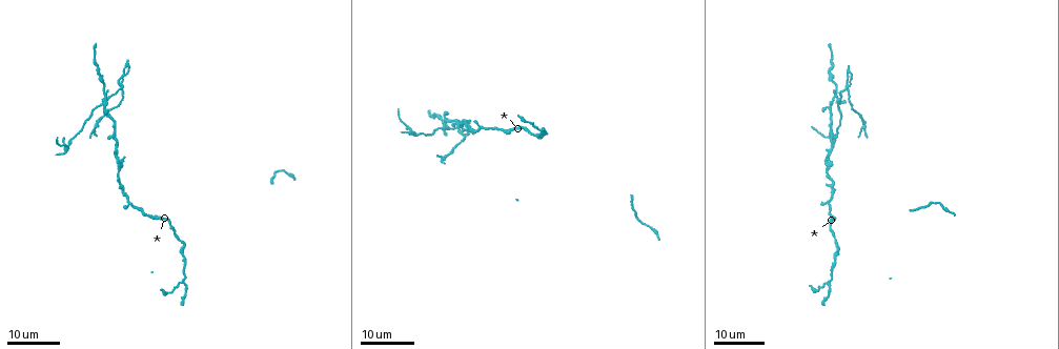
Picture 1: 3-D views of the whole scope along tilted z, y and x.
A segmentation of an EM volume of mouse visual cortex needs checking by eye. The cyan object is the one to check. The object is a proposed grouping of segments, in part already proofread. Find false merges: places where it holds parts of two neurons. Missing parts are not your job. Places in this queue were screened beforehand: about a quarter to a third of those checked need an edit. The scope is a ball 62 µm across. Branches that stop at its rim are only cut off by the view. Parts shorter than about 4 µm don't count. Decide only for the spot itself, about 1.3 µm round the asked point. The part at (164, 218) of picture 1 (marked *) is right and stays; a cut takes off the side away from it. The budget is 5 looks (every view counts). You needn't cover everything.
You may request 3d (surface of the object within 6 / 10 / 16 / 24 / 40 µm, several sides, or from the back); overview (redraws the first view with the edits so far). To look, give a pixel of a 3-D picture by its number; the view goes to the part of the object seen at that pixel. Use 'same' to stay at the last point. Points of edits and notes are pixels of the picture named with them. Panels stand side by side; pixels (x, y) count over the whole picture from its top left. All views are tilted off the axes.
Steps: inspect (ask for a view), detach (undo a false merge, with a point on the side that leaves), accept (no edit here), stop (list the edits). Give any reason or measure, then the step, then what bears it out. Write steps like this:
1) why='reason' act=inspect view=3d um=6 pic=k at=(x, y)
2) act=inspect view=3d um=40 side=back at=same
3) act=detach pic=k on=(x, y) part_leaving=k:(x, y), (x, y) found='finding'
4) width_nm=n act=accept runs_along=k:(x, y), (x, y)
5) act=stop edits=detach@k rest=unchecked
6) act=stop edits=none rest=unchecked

why='arms part here' act=inspect view=3d um=16 pic=1 at=(182, 280)

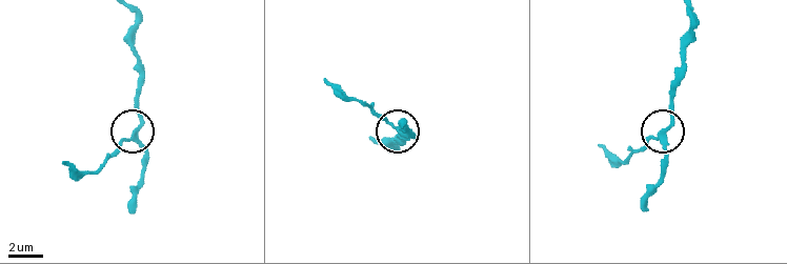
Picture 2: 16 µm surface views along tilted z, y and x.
act=inspect view=3d um=10 pic=2 at=(131, 140)

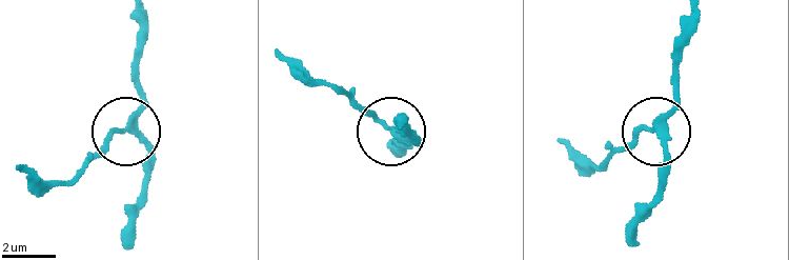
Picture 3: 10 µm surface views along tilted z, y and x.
act=inspect view=3d um=6 pic=3 at=(129, 128)

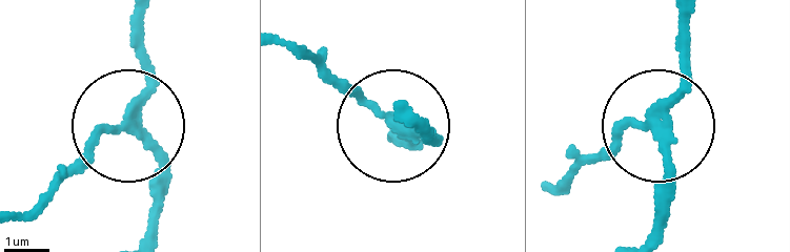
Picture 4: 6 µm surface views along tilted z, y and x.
side_arm_um=5 arms=3 act=accept found='continuous, no second neuron'

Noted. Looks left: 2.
act=inspect view=3d um=16 pic=1 at=(838, 250)

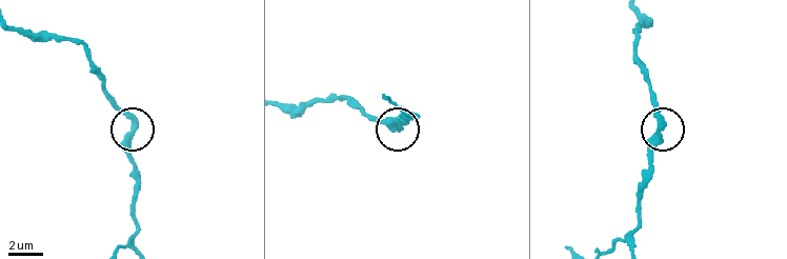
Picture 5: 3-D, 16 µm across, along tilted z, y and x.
act=inspect view=3d um=10 pic=5 at=(134, 122)

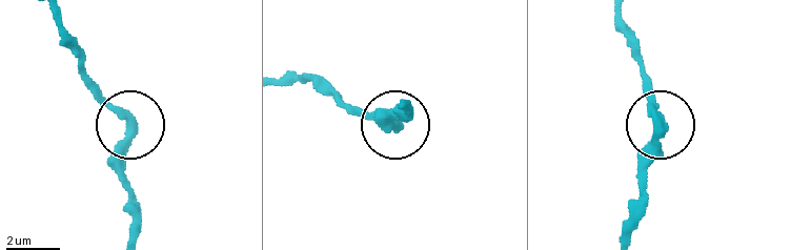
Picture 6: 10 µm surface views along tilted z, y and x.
act=accept runs_along=6:(281, 83), (312, 82), (342, 105), (396, 128), (392, 120) found='all the same neuron'

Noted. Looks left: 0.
act=stop edits=none rest=unchecked

